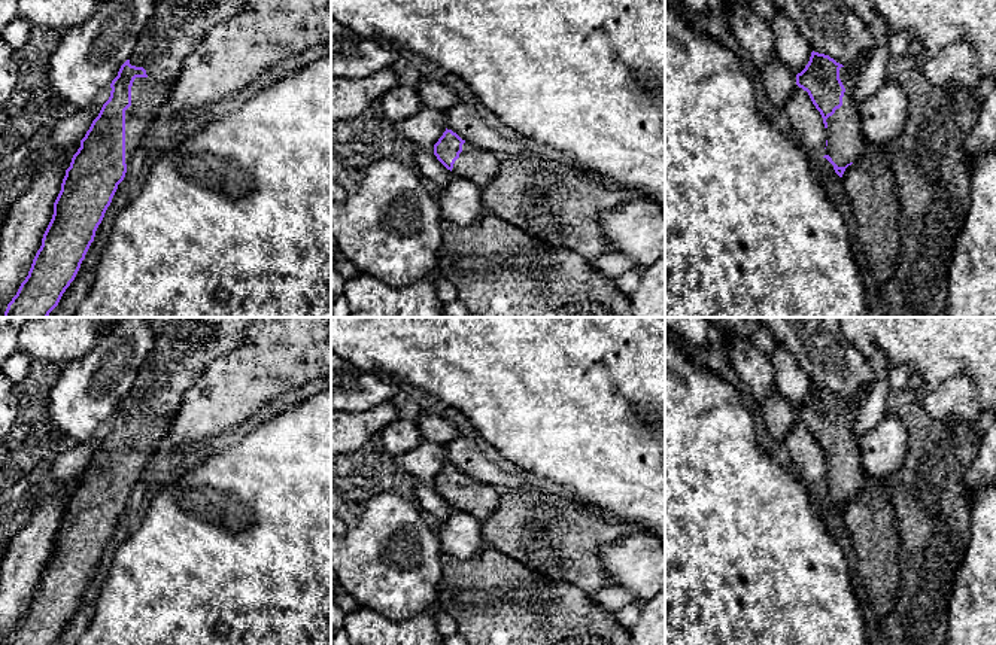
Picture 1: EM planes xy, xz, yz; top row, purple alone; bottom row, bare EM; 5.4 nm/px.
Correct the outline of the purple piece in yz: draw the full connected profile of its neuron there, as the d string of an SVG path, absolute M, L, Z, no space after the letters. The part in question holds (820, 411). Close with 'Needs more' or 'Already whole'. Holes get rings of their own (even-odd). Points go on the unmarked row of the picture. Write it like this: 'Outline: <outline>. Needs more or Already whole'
Outline: M811 386L796 419L808 426L828 465L825 490L842 511L845 502L865 484L854 422L859 404L836 396L825 387Z. Needs more

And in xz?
Outline: M447 462L434 478L434 489L455 509L468 512L482 523L494 514L502 501L501 490L462 474Z. Needs more

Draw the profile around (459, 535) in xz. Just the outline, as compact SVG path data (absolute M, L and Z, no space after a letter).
M458 509L447 520L440 521L437 536L441 544L441 553L459 560L471 559L483 547L482 521Z

